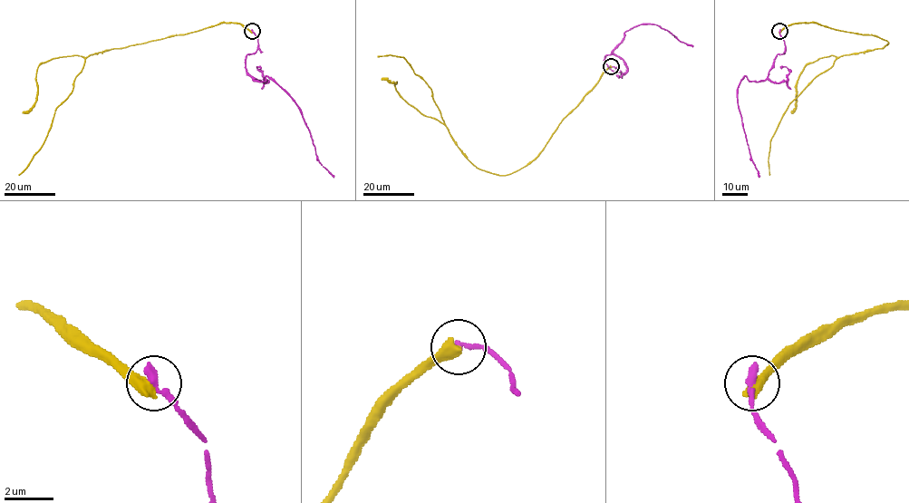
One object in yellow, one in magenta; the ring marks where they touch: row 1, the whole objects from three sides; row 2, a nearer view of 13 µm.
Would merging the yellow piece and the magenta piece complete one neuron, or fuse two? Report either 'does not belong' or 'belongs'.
does not belong

